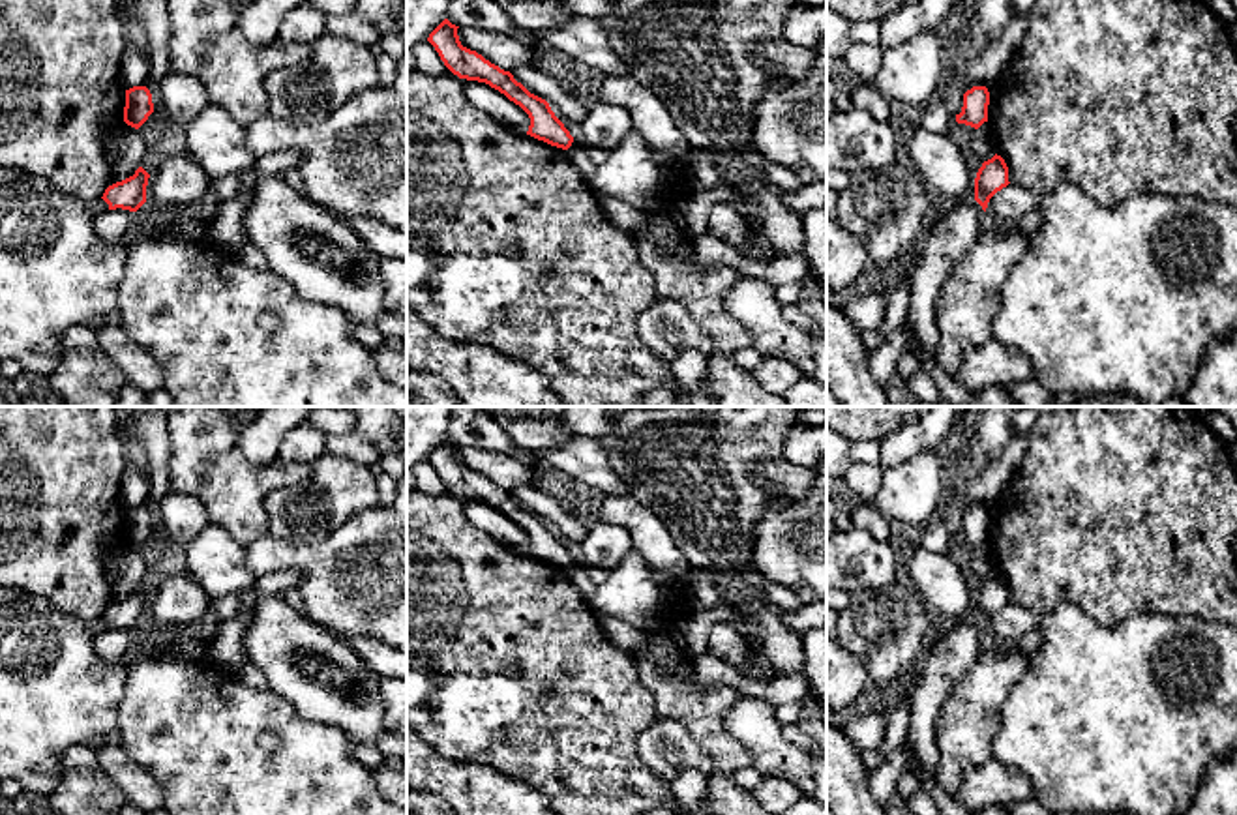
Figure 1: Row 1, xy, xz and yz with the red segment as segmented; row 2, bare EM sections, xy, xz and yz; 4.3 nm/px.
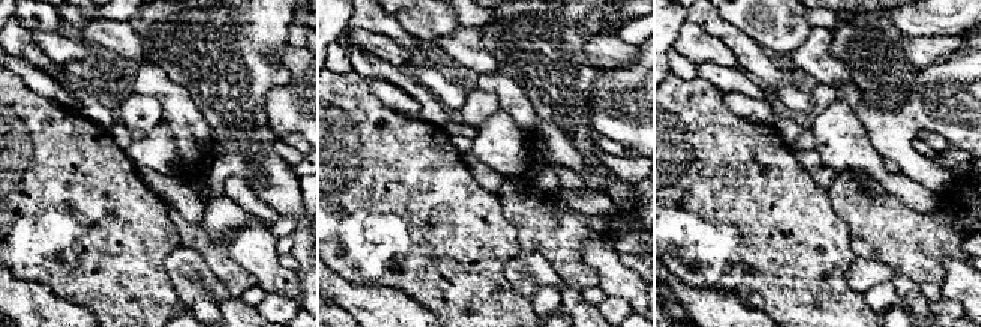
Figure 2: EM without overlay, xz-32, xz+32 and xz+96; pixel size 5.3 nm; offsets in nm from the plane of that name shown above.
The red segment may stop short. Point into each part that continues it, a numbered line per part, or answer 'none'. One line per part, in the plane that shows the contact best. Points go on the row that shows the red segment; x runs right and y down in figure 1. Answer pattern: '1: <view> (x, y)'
none

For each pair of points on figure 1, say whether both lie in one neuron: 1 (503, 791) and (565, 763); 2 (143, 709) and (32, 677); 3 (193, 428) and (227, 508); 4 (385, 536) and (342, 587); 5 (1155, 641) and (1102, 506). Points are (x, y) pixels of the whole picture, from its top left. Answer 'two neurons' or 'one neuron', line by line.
1: two neurons
2: two neurons
3: one neuron
4: one neuron
5: two neurons

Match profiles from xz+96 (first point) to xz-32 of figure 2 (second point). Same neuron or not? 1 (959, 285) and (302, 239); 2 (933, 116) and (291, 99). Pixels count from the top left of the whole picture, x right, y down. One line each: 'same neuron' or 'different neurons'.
1: different neurons
2: same neuron

